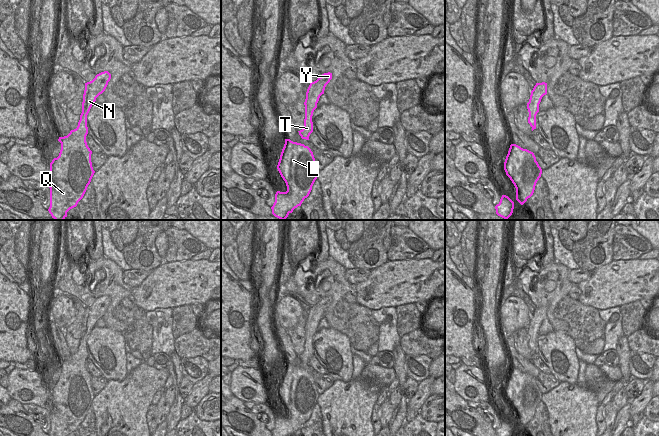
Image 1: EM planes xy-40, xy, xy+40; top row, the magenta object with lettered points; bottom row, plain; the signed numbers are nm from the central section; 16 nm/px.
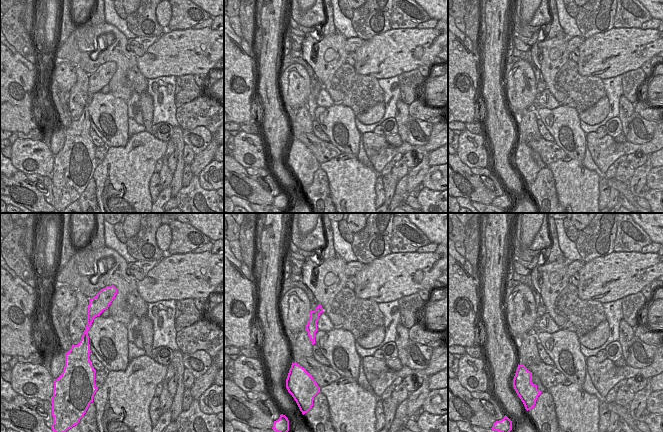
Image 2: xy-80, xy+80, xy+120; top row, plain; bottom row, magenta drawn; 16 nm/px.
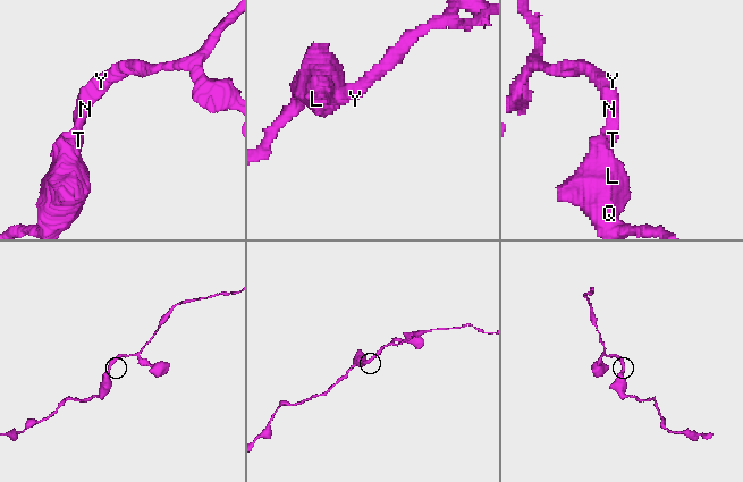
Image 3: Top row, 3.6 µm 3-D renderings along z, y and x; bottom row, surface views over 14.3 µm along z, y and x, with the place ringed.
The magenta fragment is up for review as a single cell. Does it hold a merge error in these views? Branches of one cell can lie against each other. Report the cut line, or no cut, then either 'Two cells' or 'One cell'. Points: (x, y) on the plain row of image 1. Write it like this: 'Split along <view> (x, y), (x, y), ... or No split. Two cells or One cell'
No split. One cell.

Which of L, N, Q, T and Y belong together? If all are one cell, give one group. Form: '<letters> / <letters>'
L N Q T Y

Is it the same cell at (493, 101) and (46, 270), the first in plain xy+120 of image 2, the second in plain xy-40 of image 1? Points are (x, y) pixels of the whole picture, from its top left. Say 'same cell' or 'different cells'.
same cell

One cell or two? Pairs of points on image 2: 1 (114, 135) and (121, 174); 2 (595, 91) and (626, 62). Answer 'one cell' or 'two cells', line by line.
1: two cells
2: two cells

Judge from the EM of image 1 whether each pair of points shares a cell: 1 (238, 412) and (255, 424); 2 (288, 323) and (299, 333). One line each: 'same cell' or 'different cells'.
1: same cell
2: different cells

